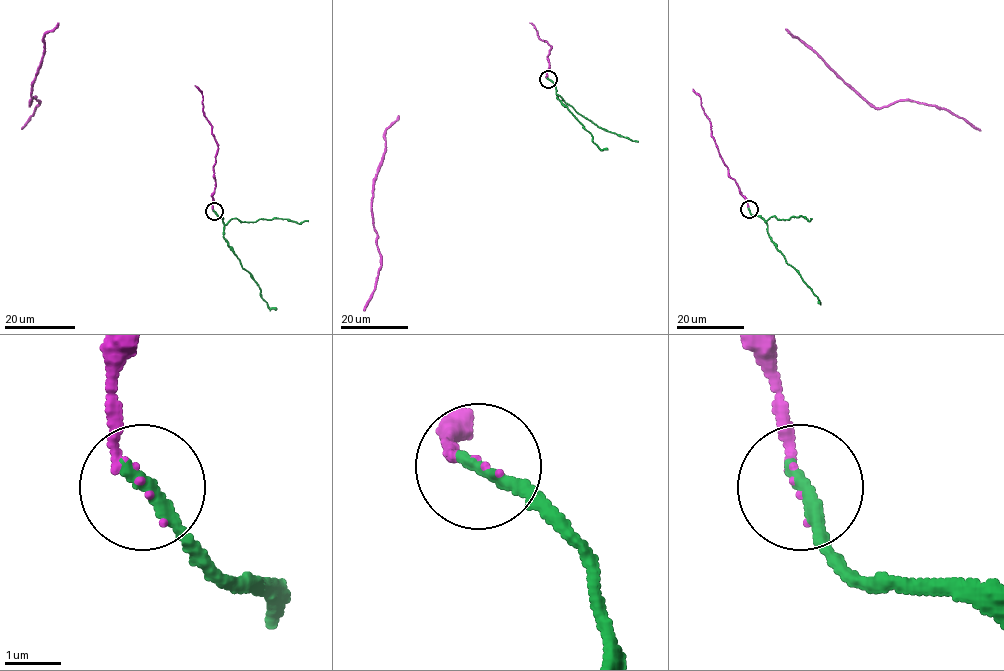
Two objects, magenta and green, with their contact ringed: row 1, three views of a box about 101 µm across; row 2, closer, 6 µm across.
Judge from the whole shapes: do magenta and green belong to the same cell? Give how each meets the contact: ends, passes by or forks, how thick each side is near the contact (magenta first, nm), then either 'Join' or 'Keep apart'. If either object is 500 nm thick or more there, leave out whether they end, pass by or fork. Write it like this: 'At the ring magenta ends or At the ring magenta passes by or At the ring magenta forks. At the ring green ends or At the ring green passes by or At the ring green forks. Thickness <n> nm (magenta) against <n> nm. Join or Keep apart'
At the ring magenta ends. At the ring green ends. Thickness 110 nm (magenta) against 280 nm. Join

